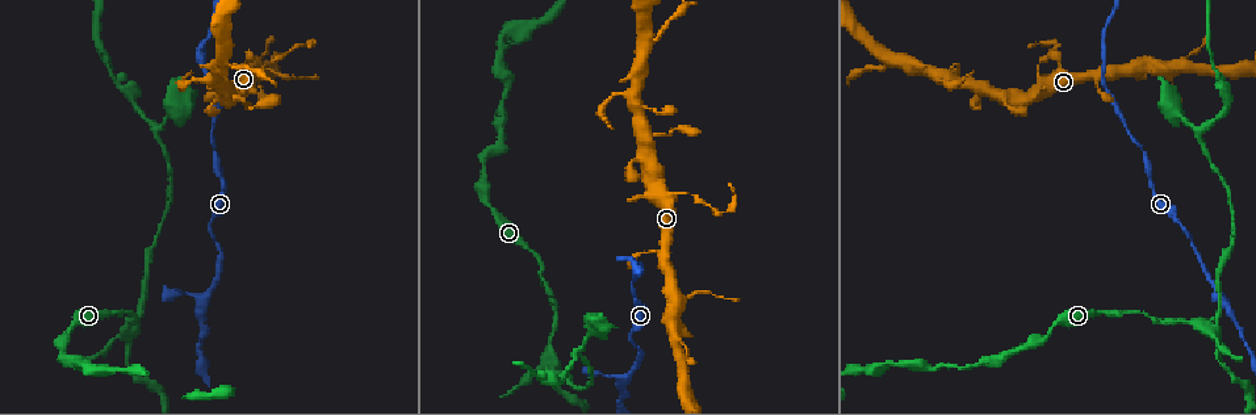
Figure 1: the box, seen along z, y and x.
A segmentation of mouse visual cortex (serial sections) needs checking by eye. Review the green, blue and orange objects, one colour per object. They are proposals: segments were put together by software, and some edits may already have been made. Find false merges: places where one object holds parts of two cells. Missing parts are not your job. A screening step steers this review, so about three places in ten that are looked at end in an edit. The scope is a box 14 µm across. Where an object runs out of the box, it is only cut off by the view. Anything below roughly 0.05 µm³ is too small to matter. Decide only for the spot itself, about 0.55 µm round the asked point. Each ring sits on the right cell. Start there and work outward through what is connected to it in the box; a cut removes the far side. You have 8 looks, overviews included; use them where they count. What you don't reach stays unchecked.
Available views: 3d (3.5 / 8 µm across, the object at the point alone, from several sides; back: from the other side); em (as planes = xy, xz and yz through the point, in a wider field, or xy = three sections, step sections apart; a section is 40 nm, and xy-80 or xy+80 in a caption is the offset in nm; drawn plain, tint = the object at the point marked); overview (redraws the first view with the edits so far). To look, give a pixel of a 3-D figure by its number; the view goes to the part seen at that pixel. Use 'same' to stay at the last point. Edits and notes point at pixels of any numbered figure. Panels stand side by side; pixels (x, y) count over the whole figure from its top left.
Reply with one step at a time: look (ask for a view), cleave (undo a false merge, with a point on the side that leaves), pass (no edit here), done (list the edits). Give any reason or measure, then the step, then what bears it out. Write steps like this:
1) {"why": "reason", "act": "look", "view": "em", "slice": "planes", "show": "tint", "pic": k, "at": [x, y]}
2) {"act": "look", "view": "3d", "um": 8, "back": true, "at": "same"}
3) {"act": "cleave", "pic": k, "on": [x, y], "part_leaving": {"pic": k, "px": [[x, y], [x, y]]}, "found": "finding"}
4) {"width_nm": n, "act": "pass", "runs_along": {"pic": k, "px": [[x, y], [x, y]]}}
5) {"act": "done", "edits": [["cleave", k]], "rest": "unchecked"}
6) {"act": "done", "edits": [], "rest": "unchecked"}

{"why": "sharp bend", "act": "look", "view": "em", "slice": "xy", "step": 3, "show": "tint", "pic": 1, "at": [682, 193]}

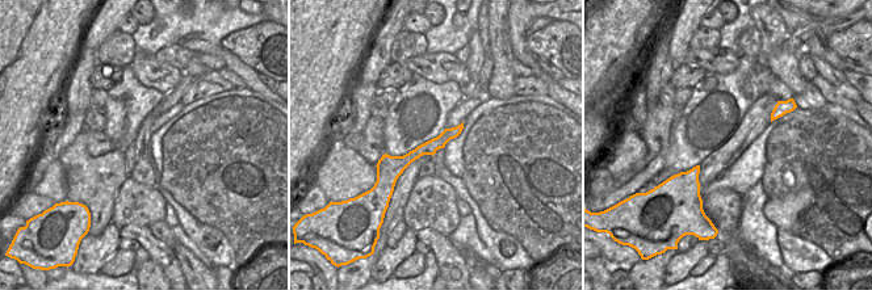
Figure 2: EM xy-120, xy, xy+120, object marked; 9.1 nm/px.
{"act": "look", "view": "3d", "um": 3.5, "at": "same"}

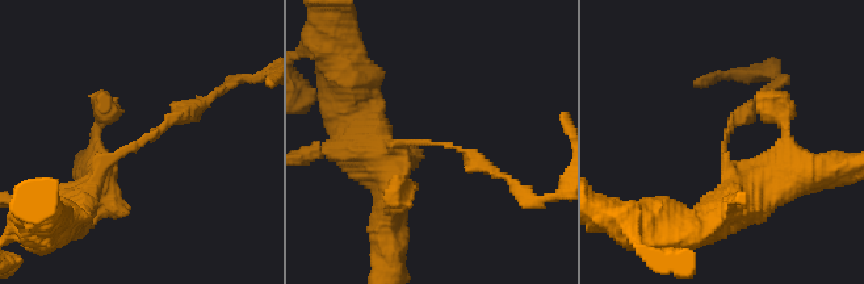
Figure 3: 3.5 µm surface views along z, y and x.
{"arm_widths_nm": [150, 400], "act": "pass", "found": "continuous, no second cell"}

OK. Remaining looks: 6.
{"why": "looks like a crossing", "act": "look", "view": "3d", "um": 3.5, "pic": 1, "at": [133, 330]}

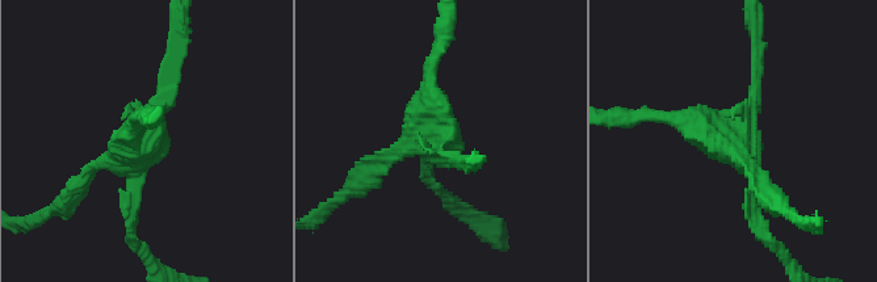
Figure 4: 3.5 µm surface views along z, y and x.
{"arms": 4, "arm_widths_nm": [150, 150, 150, 150], "act": "look", "view": "em", "slice": "xy", "step": 5, "show": "tint", "pic": 4, "at": [144, 143]}

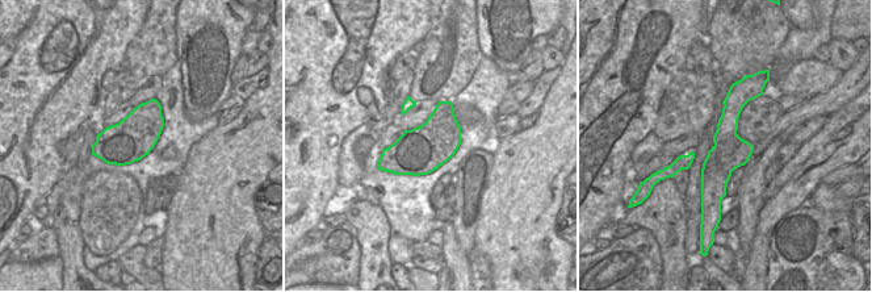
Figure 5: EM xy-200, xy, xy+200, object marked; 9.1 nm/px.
{"why": "another direction", "act": "look", "view": "em", "slice": "planes", "show": "tint", "at": "same"}

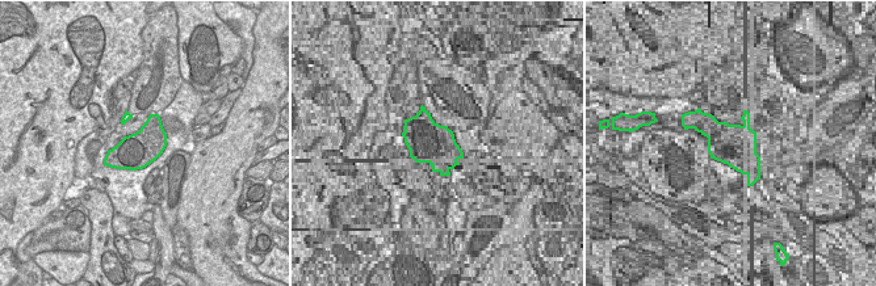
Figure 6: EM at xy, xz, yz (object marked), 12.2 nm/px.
{"act": "cleave", "pic": 4, "on": [129, 222], "part_leaving": {"pic": 4, "px": [[754, 135], [756, 30]]}, "found": "two cells meet here"}

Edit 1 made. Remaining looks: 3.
{"why": "branch point", "act": "look", "view": "3d", "um": 3.5, "pic": 1, "at": [207, 299]}

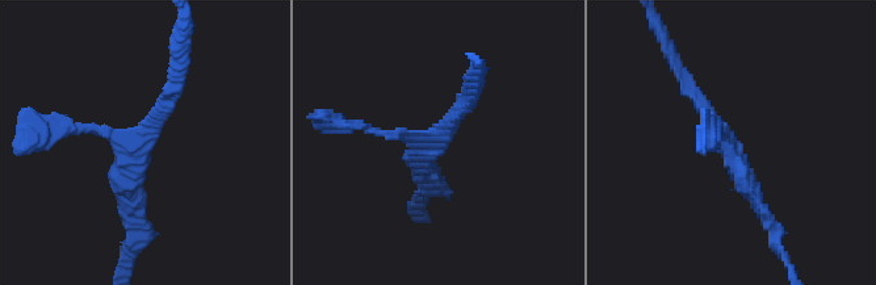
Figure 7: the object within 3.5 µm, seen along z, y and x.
{"why": "now the EM", "act": "look", "view": "em", "slice": "planes", "show": "tint", "pic": 7, "at": [730, 147]}

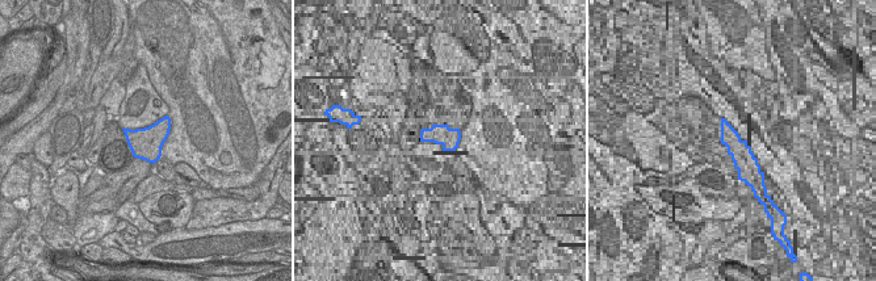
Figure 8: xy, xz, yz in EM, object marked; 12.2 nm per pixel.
{"width_nm": 380, "act": "pass", "runs_along": {"pic": 7, "px": [[684, 83], [729, 139], [768, 221]]}, "found": "all the same cell"}

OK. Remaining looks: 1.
{"act": "done", "edits": [["cleave", 4]], "rest": "unchecked"}

